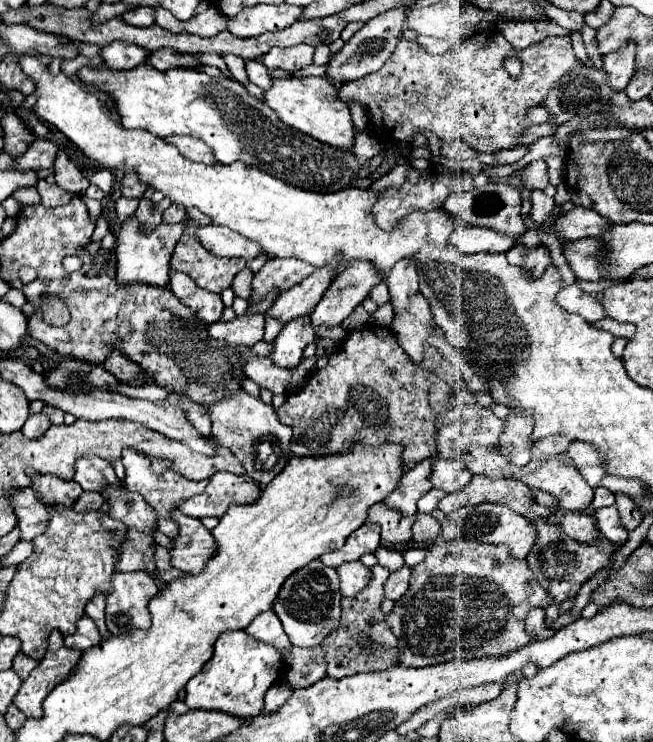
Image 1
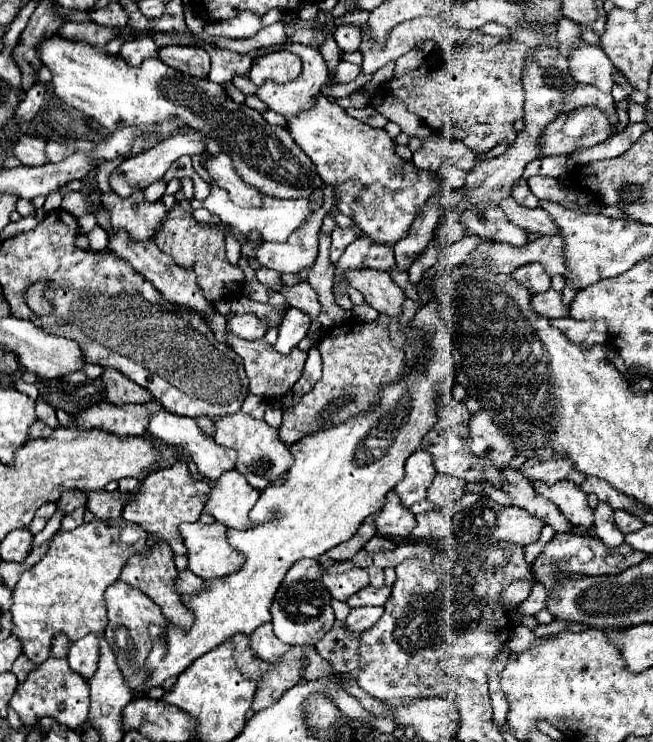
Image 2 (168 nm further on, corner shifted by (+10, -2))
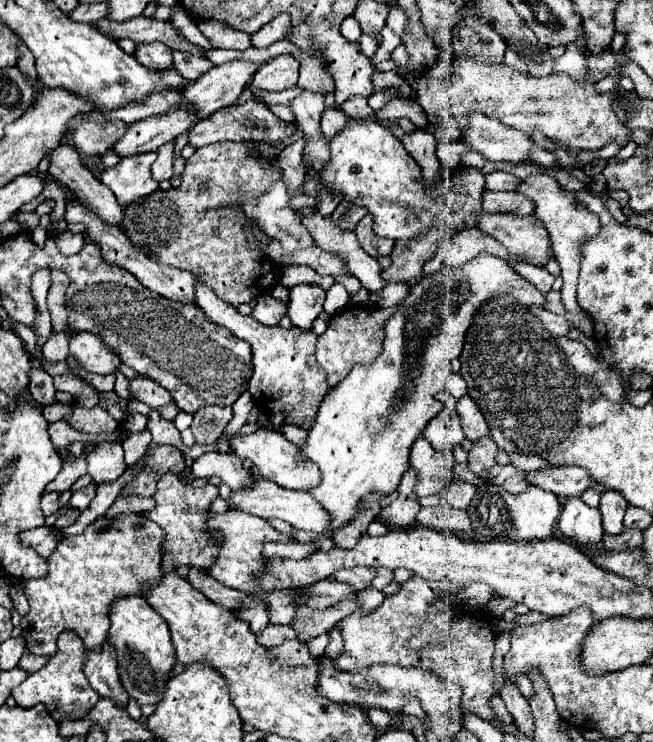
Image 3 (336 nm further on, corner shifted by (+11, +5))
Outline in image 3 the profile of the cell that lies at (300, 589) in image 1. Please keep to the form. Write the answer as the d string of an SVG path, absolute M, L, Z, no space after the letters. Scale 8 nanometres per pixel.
M345 598L345 600L341 600L341 604L335 604L325 610L309 610L307 606L301 604L297 610L293 628L299 632L299 640L305 642L323 632L329 632L339 620L353 614L357 610L357 604L359 602L355 598Z

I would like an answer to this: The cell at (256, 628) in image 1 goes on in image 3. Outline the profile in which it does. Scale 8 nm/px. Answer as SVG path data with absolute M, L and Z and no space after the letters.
M269 624L265 628L265 632L257 638L257 642L267 646L267 648L273 648L273 646L281 646L285 640L295 640L295 638L297 638L297 632L291 626Z

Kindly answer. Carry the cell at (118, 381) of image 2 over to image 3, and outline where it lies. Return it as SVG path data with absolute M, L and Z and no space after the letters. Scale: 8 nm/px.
M135 378L129 382L129 392L135 400L145 402L149 408L165 408L169 404L173 404L171 394L161 388L157 382L149 380L149 378Z

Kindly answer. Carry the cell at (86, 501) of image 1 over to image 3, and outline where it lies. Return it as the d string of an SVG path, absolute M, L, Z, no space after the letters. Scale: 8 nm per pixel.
M69 508L69 510L65 510L65 512L55 520L55 526L57 526L57 528L67 528L67 526L71 526L71 524L77 520L77 516L79 516L79 510L77 510L77 508Z

